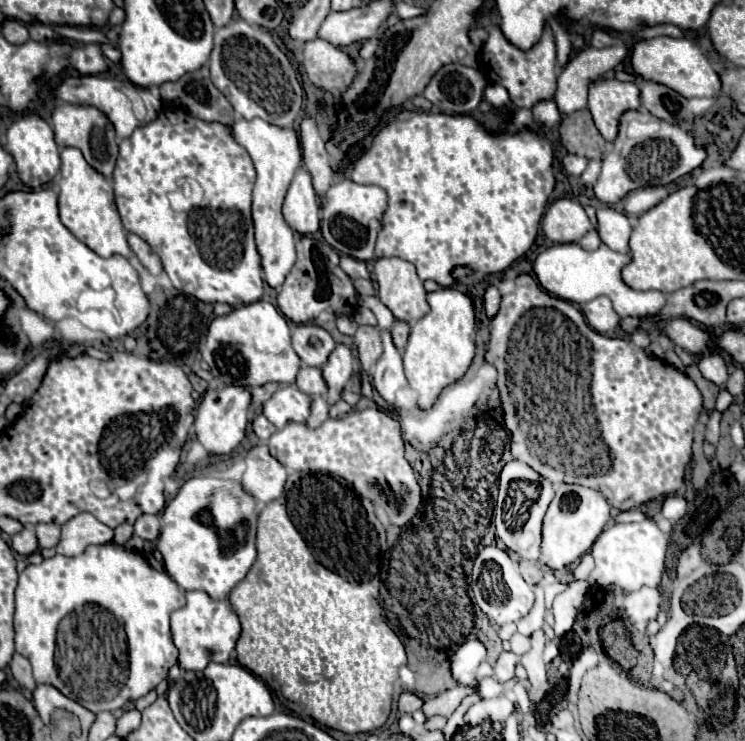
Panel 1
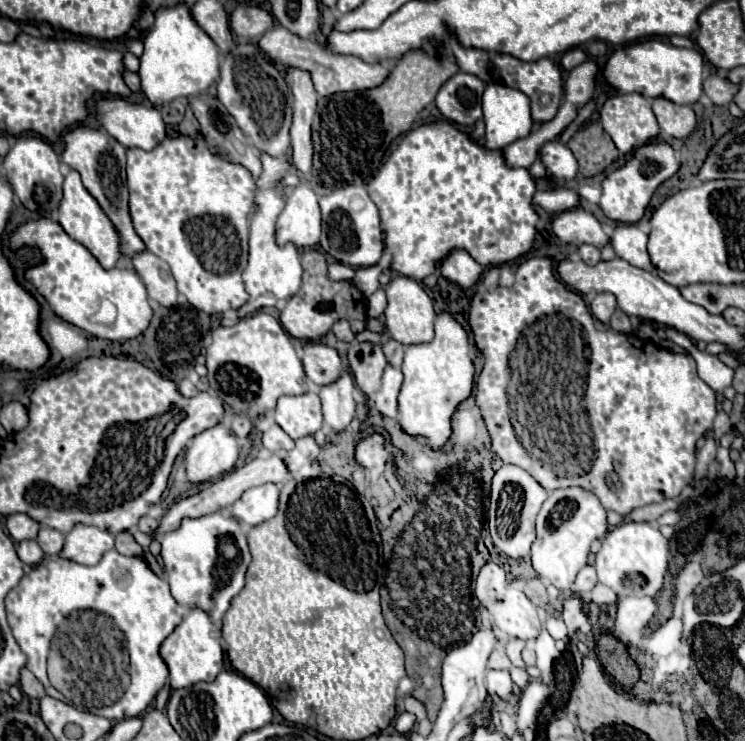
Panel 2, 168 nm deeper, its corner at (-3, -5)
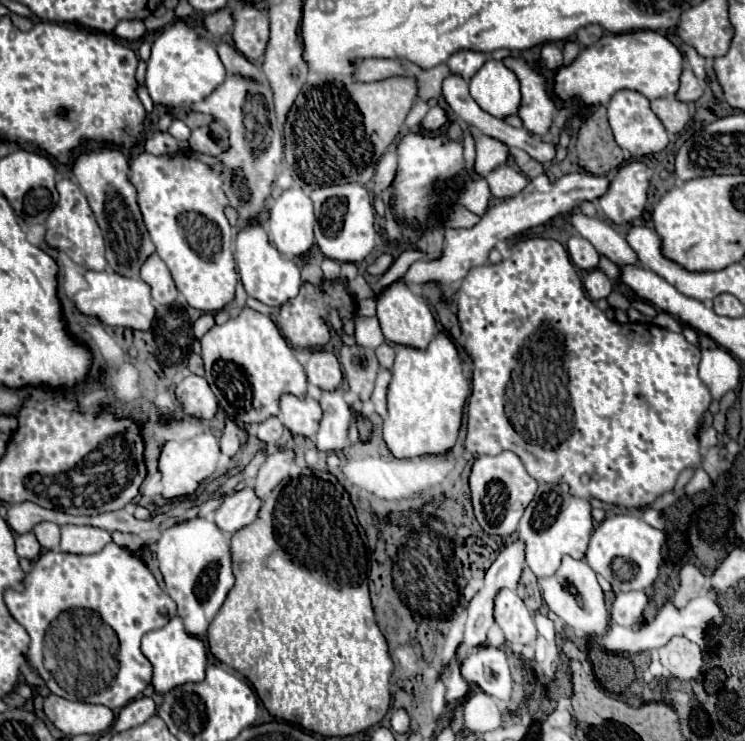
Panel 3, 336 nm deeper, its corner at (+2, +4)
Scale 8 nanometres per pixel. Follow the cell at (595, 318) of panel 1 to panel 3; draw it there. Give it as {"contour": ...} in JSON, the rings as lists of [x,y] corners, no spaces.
{"contour":[[[591,271],[589,277],[585,279],[585,291],[593,301],[599,299],[607,299],[609,293],[613,291],[613,283],[609,281],[609,277],[603,271]]]}

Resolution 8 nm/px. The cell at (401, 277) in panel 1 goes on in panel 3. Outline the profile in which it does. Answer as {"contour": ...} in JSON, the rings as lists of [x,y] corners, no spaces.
{"contour":[[[397,281],[397,283],[389,285],[381,293],[381,297],[377,301],[377,317],[379,317],[385,339],[389,339],[391,343],[415,345],[415,347],[423,349],[423,345],[429,345],[431,337],[435,337],[435,333],[437,333],[435,317],[433,317],[429,305],[425,303],[423,297],[415,295],[403,281]]]}

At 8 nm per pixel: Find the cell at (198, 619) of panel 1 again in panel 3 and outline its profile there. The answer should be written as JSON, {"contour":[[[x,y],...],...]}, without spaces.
{"contour":[[[173,617],[165,627],[149,631],[143,637],[141,649],[145,657],[153,665],[153,685],[157,693],[167,693],[175,685],[183,685],[187,681],[203,681],[207,667],[207,647],[203,639],[185,631],[181,617]]]}

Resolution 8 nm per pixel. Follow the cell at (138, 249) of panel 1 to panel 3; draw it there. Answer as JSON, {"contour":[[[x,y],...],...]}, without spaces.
{"contour":[[[157,253],[149,255],[147,261],[141,265],[141,279],[145,283],[149,283],[151,297],[161,305],[171,305],[179,295],[167,265],[163,263],[163,259]]]}

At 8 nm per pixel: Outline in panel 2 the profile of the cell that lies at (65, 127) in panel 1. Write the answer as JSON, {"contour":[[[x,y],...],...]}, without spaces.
{"contour":[[[78,126],[70,134],[66,134],[66,150],[62,154],[62,162],[76,170],[82,176],[84,188],[96,198],[104,214],[108,214],[108,220],[116,228],[120,236],[120,252],[122,258],[130,264],[132,256],[138,252],[144,252],[146,246],[136,234],[128,210],[128,186],[126,186],[126,148],[120,146],[108,132],[90,128],[90,126]]]}

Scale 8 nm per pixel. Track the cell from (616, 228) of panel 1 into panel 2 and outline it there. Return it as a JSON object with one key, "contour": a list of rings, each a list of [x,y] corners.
{"contour":[[[618,224],[612,236],[612,248],[616,250],[616,256],[624,258],[632,266],[640,266],[642,270],[656,272],[656,268],[648,258],[646,242],[648,242],[648,234],[642,232],[636,224]]]}

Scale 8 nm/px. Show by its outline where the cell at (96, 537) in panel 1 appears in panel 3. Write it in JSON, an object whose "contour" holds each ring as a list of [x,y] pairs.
{"contour":[[[63,525],[61,551],[63,553],[99,553],[111,541],[111,533],[91,525]]]}

